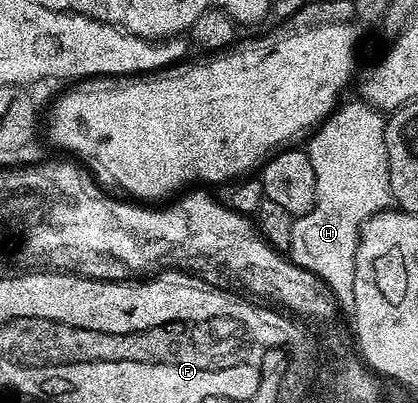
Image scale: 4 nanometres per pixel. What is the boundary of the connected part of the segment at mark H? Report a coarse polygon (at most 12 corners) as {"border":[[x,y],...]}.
{"border":[[345,102],[310,135],[317,200],[289,258],[355,305],[359,231],[393,199],[384,115]]}

